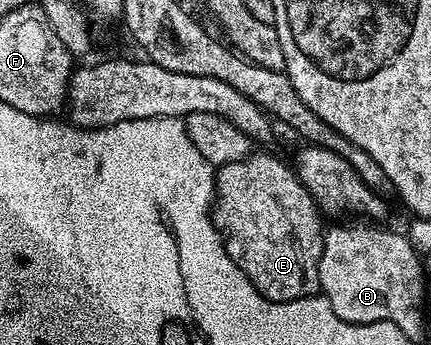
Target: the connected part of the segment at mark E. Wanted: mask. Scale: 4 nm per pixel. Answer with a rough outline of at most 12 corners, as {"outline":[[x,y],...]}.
{"outline":[[256,153],[216,170],[213,224],[264,297],[321,287],[319,206]]}

